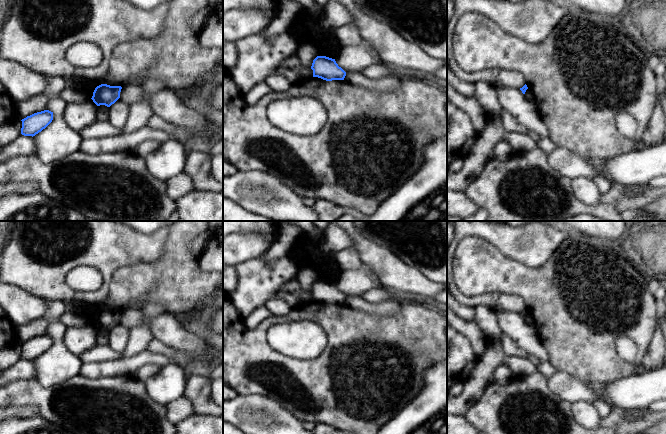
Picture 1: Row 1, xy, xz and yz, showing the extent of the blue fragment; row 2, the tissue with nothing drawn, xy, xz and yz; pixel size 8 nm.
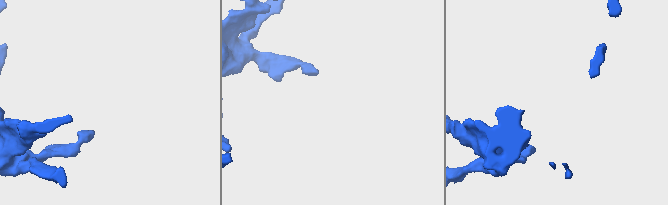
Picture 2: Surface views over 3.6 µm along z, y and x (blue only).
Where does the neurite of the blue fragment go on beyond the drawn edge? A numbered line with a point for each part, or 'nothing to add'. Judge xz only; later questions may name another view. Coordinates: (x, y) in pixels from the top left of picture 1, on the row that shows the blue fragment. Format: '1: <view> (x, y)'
nothing to add

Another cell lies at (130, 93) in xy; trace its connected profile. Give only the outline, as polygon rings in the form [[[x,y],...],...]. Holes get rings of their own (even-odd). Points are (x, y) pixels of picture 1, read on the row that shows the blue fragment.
[[[128,83],[124,85],[120,92],[120,99],[128,103],[130,106],[144,98],[144,90],[142,85]]]

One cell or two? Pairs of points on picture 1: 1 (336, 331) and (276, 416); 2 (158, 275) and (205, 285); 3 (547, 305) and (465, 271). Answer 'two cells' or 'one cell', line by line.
1: two cells
2: one cell
3: one cell

